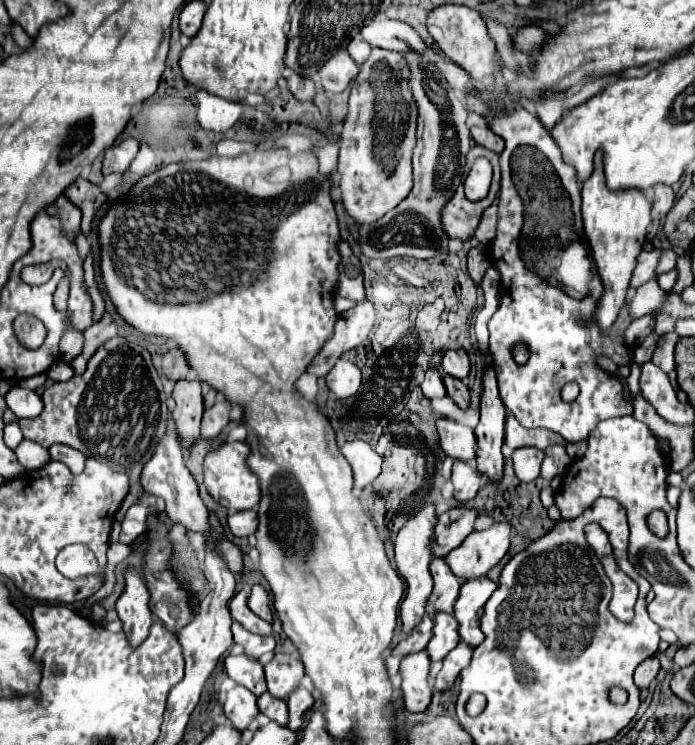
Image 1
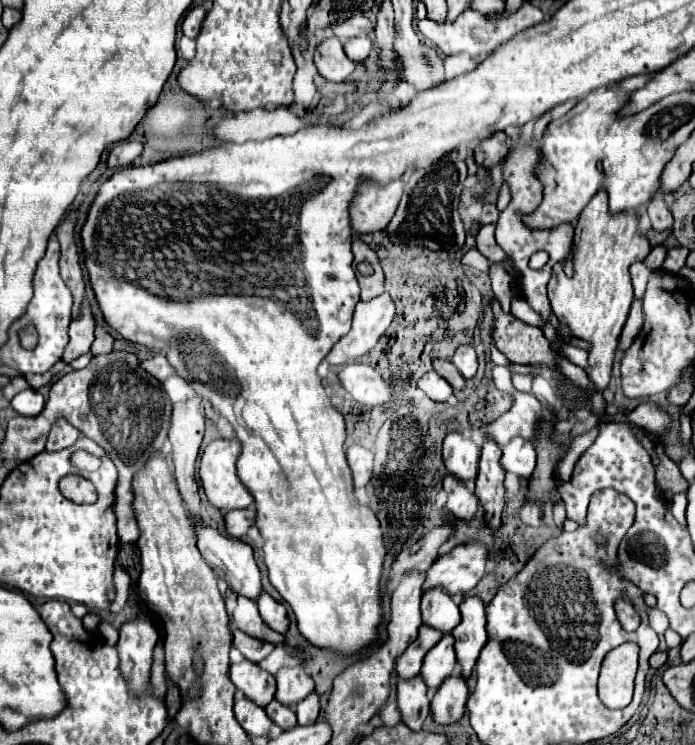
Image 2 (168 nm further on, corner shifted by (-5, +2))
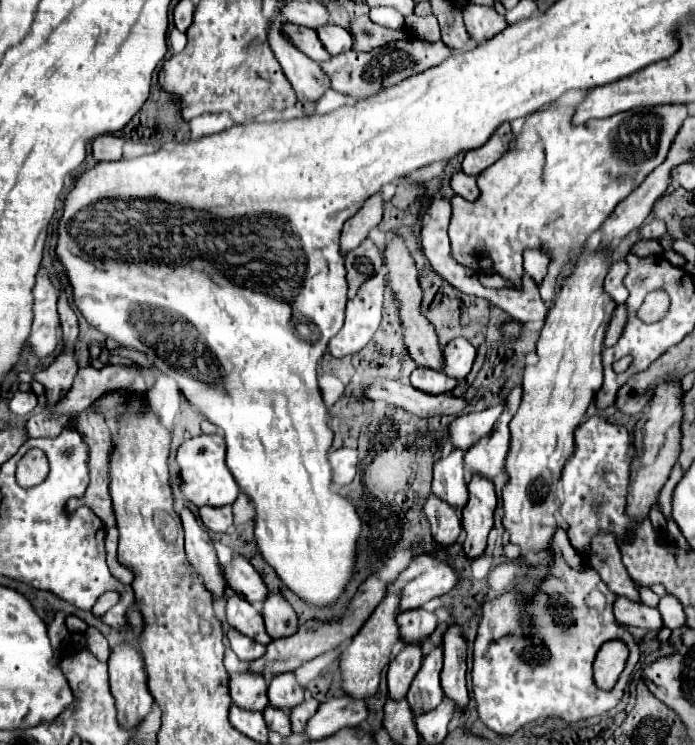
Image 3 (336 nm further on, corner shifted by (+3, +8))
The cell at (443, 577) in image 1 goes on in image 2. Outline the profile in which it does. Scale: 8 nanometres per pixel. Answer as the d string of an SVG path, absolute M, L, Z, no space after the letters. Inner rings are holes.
M436 586L426 590L422 596L422 620L440 632L450 632L460 622L460 610L452 596Z

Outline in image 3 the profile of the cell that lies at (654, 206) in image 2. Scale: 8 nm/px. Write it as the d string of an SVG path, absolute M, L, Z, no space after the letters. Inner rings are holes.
M650 220L648 224L642 226L642 238L660 240L664 234L666 234L666 226L662 220Z

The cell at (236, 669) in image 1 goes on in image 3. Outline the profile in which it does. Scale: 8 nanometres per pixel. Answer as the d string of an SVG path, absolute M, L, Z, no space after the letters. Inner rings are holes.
M250 672L232 674L230 676L230 696L238 708L262 712L268 706L266 680L258 674L250 674Z

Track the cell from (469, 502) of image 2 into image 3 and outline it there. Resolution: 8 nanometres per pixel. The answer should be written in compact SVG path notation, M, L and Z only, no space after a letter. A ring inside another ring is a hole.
M430 494L430 498L424 504L424 516L428 518L428 522L432 526L432 538L436 540L438 546L448 548L450 544L454 544L458 540L462 526L460 526L458 510L450 508L450 504L446 504L444 500L438 500L434 494Z

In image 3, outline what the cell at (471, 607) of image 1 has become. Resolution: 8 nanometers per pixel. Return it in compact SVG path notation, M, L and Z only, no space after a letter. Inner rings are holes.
M452 624L446 634L444 634L444 668L442 668L442 690L444 696L450 698L458 712L462 712L466 708L466 704L470 702L468 698L468 690L466 690L466 642L462 640L462 630Z

